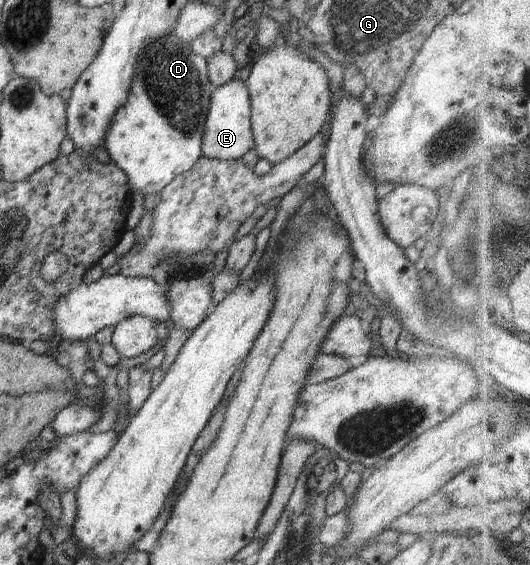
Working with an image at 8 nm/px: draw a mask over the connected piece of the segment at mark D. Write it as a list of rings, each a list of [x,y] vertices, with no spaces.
[[[174,33],[163,36],[161,40],[151,42],[151,44],[143,50],[140,61],[137,62],[135,68],[137,68],[137,72],[135,72],[135,76],[133,76],[133,80],[131,80],[131,92],[129,92],[129,98],[127,98],[127,102],[123,104],[123,107],[119,108],[119,110],[115,112],[115,116],[113,116],[111,124],[109,124],[109,130],[107,130],[107,134],[105,134],[105,141],[103,145],[105,149],[107,149],[111,161],[120,170],[123,170],[123,172],[127,174],[131,198],[135,192],[141,192],[144,196],[147,194],[159,194],[159,192],[161,192],[161,190],[163,190],[163,188],[165,188],[170,181],[173,181],[177,176],[180,176],[181,174],[187,172],[187,170],[190,170],[195,165],[195,162],[199,160],[202,156],[201,140],[203,139],[203,134],[205,133],[205,124],[208,120],[210,112],[211,94],[216,88],[208,78],[207,59],[193,54],[190,44],[183,44],[183,42],[179,42]]]

